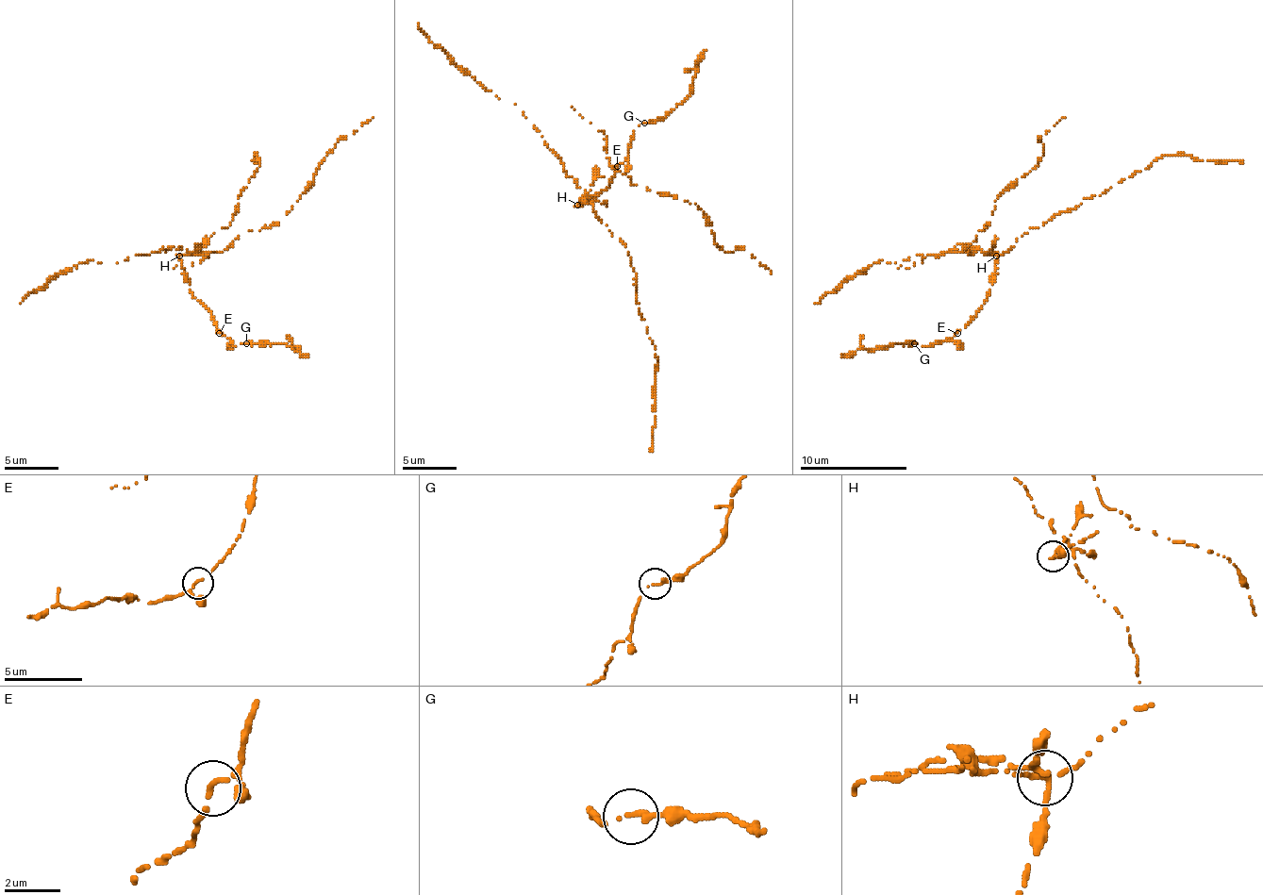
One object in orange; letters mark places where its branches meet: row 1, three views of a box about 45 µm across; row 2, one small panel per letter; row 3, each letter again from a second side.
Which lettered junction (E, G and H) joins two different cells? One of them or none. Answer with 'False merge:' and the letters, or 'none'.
False merge: H

